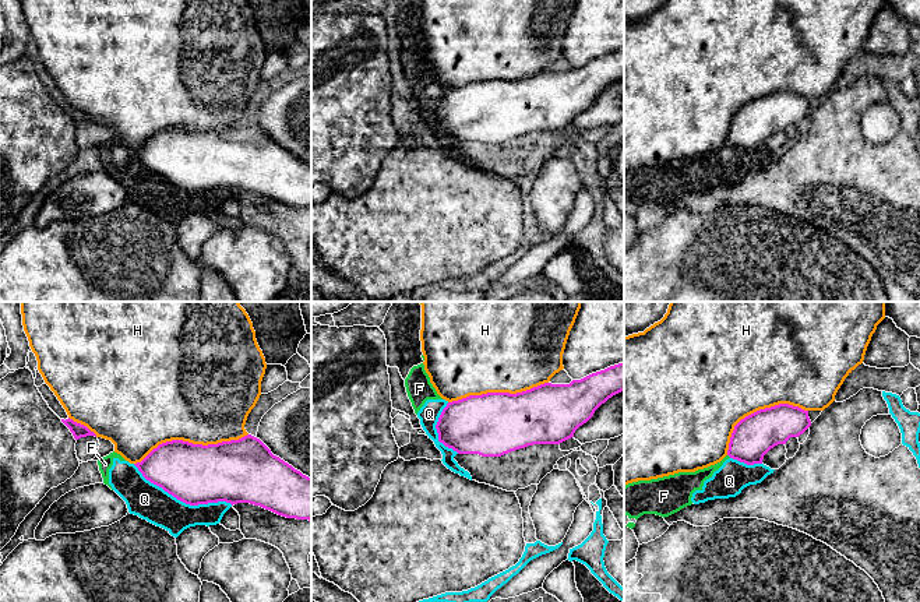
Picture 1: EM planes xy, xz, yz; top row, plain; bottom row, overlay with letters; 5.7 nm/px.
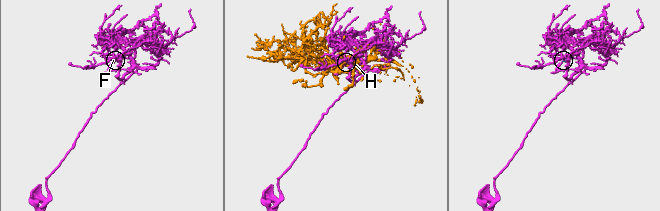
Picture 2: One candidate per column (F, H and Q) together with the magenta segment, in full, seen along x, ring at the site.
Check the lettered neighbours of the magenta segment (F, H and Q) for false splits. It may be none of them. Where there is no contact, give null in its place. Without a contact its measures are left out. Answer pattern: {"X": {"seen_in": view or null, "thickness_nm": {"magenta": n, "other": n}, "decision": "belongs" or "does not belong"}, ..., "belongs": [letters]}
{"F": {"seen_in": "yz", "thickness_nm": {"magenta": 240, "other": 110}, "decision": "does not belong"}, "H": {"seen_in": "xy", "thickness_nm": {"magenta": 340, "other": 500}, "decision": "does not belong"}, "Q": {"seen_in": "xy", "thickness_nm": {"magenta": 340, "other": 200}, "decision": "does not belong"}, "belongs": []}

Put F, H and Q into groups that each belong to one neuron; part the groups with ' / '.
F Q / H

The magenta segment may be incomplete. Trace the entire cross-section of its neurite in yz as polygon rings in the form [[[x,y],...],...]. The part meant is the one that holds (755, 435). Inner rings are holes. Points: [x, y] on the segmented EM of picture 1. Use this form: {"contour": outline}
{"contour": [[[789,404],[759,409],[736,426],[727,455],[747,465],[762,464],[764,455],[790,437],[799,437],[811,426],[808,411]]]}

